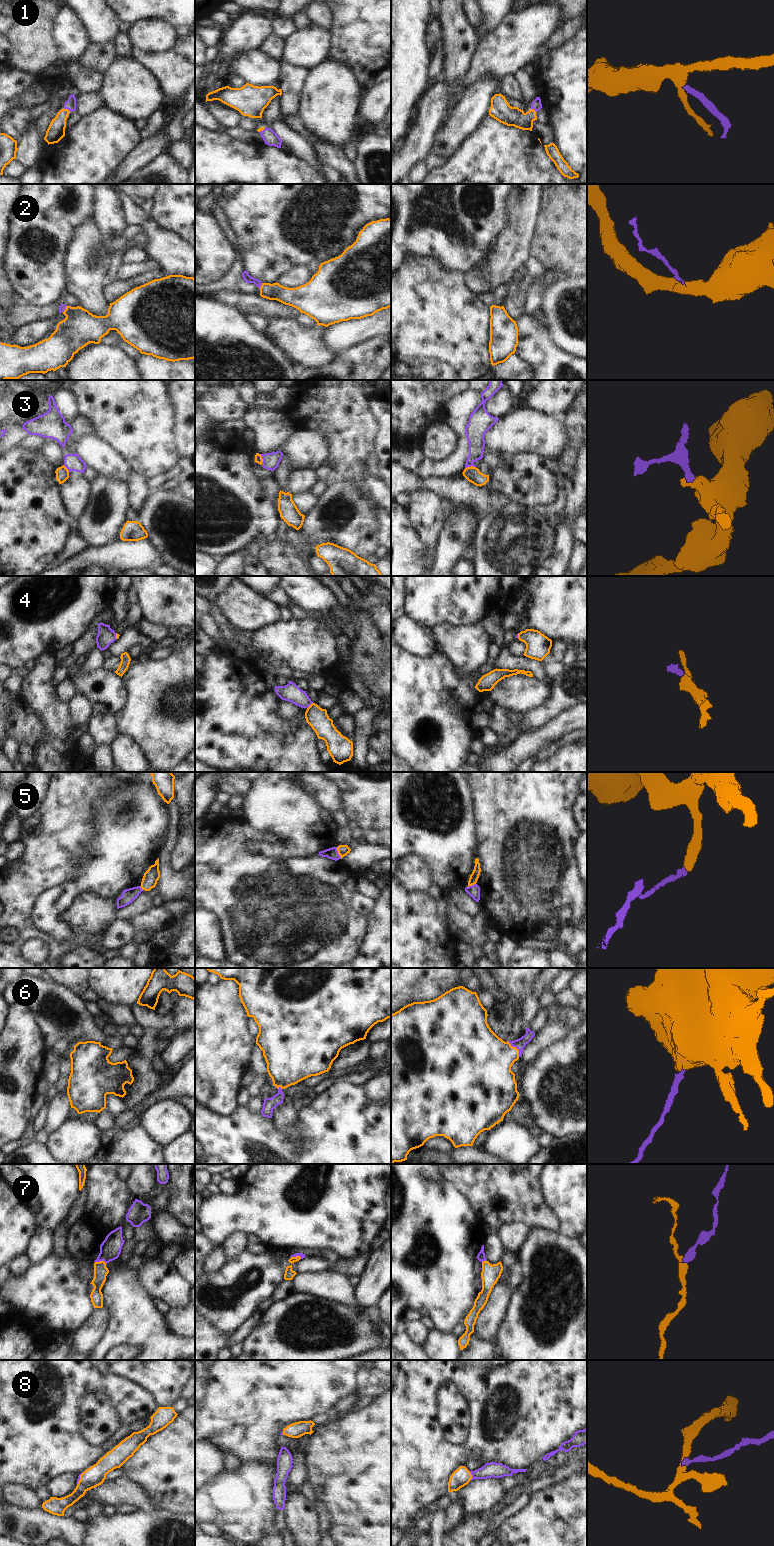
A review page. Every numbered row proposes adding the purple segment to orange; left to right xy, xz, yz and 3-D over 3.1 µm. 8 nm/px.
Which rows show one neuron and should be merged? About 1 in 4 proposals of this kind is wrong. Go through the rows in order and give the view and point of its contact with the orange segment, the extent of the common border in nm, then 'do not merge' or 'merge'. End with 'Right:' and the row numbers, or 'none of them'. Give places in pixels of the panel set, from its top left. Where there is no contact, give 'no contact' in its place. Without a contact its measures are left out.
1: meets orange in xy at (67, 109); contact 50 nm long; merge
2: meets orange in xz at (261, 286); contact 50 nm long; merge
3: meets orange in xz at (262, 459); contact 90 nm long; do not merge
4: meets orange in xz at (310, 705); contact 60 nm long; merge
5: meets orange in xz at (338, 853); contact 100 nm long; do not merge
6: meets orange in yz at (516, 1048); contact 160 nm long; merge
7: meets orange in xy at (101, 1261); contact 100 nm long; merge
8: meets orange in yz at (471, 1476); contact 80 nm long; merge
Right: 1, 2, 4, 6, 7, 8

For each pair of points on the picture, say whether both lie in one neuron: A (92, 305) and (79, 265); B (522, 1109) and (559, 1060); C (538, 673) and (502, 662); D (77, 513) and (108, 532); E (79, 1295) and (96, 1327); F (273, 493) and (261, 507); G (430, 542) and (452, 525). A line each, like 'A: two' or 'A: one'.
A: one
B: two
C: one
D: two
E: two
F: two
G: two

